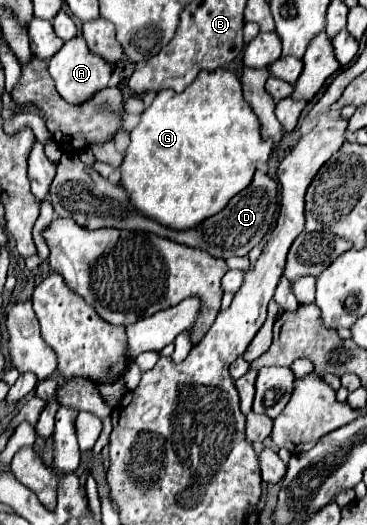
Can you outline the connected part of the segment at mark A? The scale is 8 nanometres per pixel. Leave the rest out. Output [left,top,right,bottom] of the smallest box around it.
[50,37,112,105]

